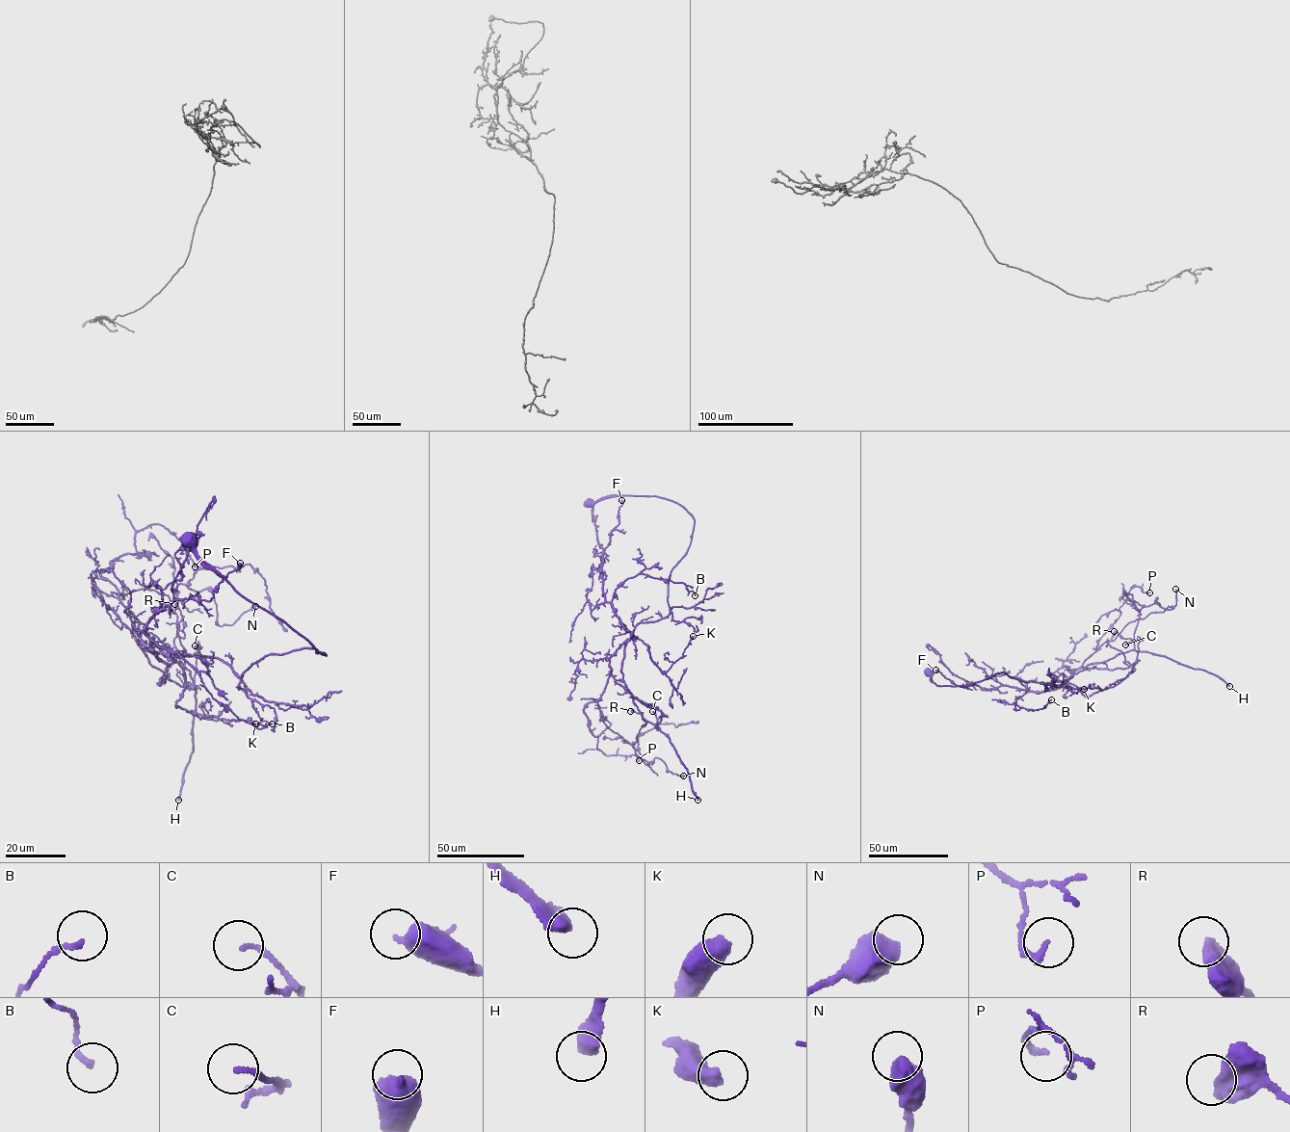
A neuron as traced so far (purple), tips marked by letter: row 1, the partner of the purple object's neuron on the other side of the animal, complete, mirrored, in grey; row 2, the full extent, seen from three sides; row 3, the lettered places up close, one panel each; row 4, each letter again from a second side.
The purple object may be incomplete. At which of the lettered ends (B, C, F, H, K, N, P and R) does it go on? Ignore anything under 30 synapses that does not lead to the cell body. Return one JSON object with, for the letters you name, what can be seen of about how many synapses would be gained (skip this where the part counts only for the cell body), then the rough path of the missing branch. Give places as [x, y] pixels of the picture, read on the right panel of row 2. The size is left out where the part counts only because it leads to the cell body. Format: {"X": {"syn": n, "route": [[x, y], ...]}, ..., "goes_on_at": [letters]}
{"H": {"syn": 100}, "goes_on_at": ["H"]}

